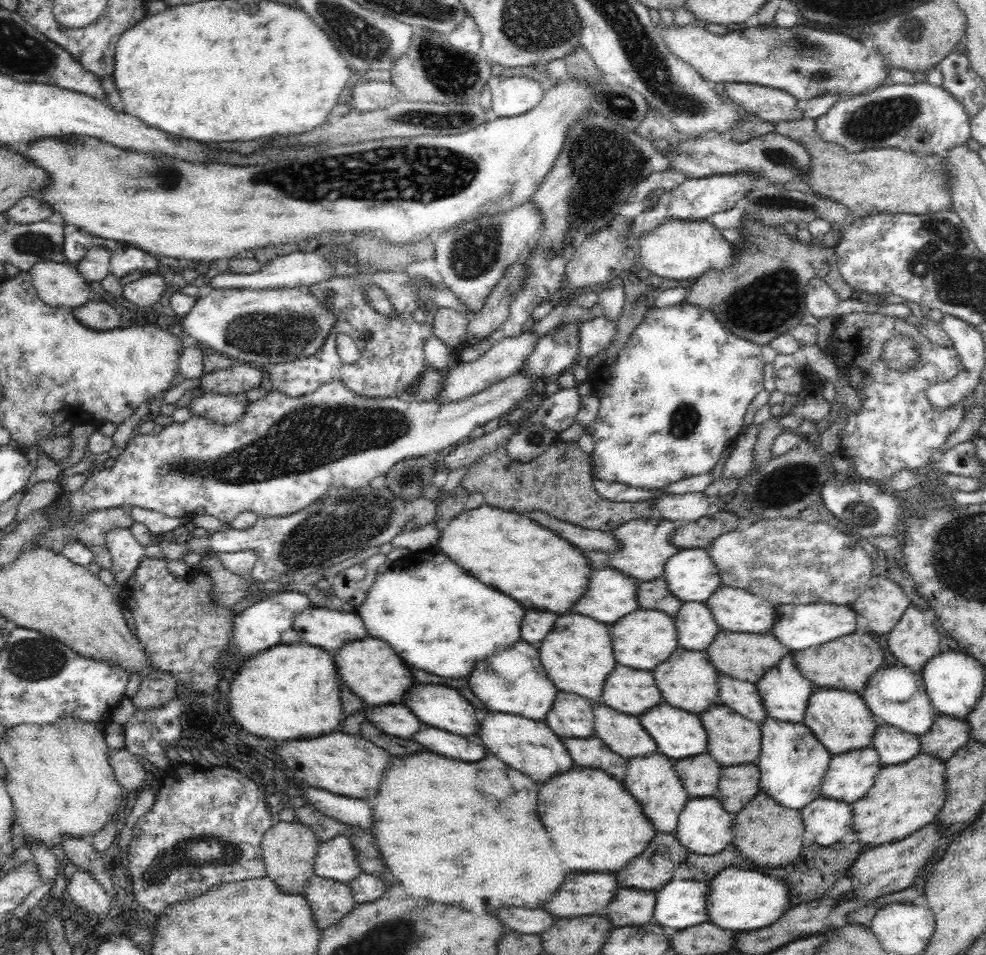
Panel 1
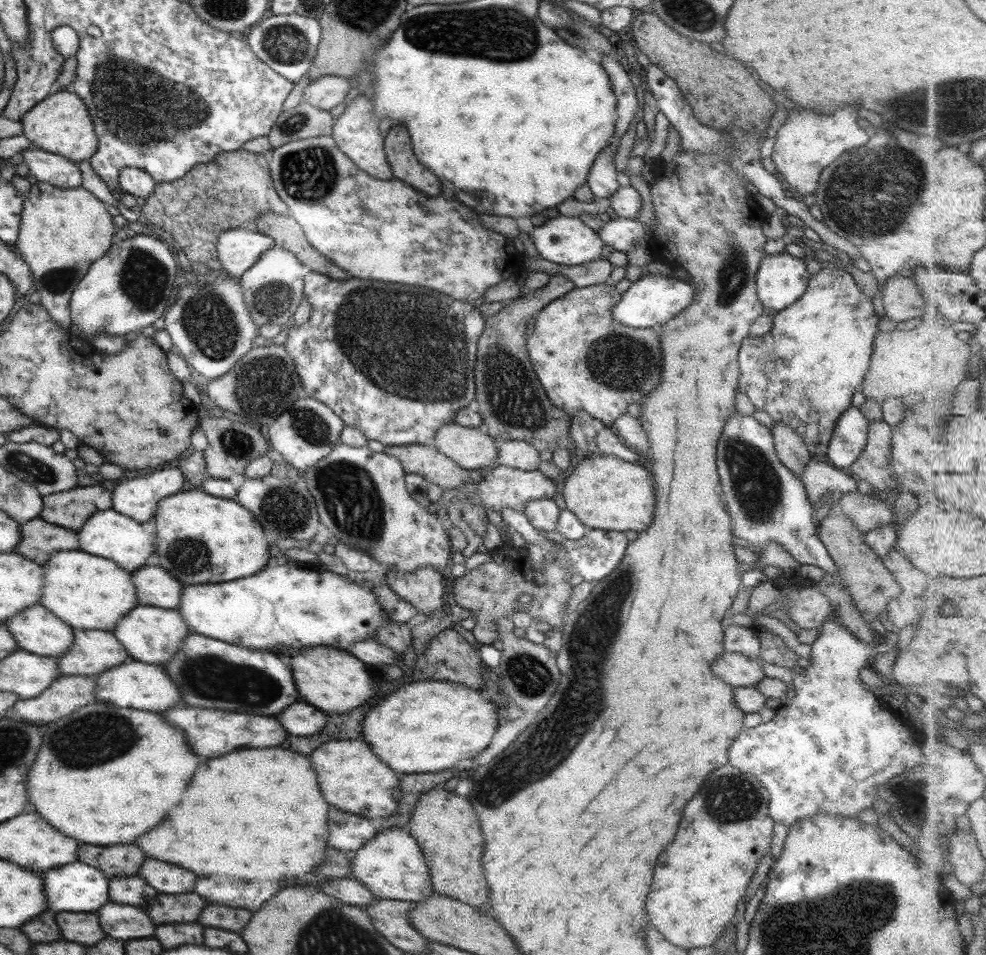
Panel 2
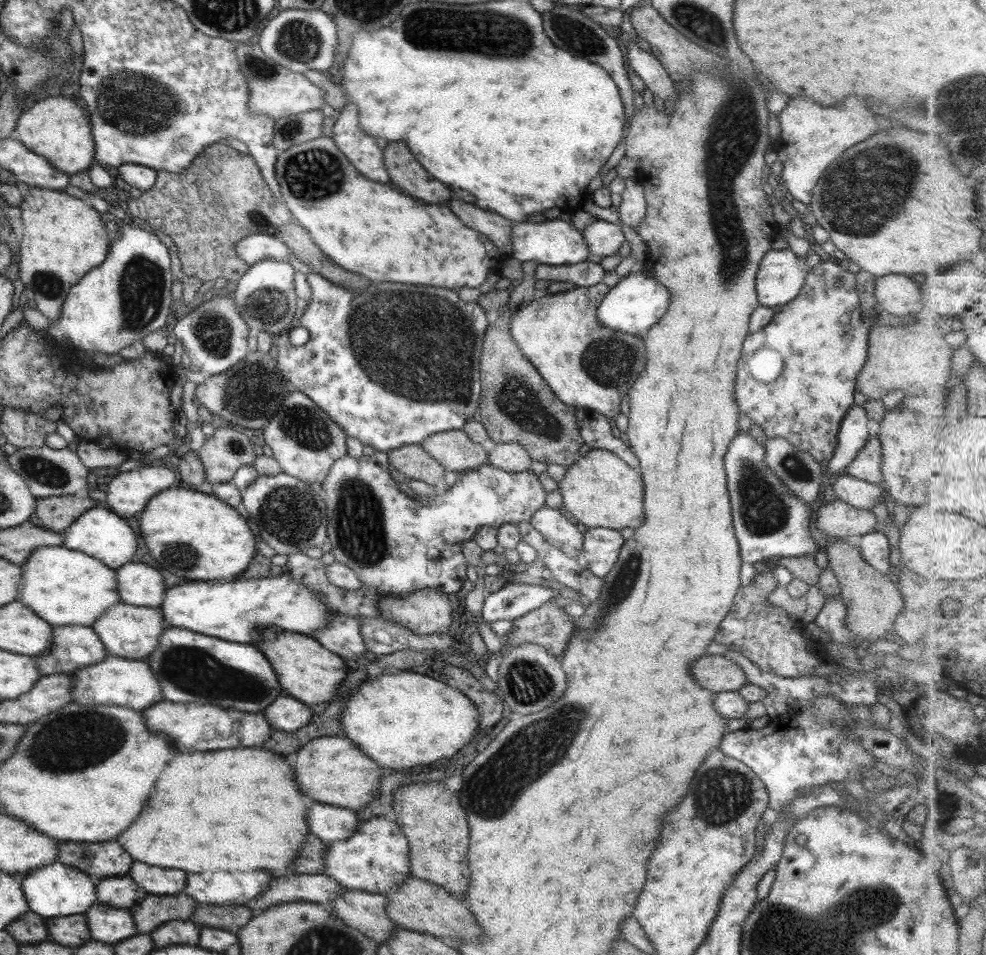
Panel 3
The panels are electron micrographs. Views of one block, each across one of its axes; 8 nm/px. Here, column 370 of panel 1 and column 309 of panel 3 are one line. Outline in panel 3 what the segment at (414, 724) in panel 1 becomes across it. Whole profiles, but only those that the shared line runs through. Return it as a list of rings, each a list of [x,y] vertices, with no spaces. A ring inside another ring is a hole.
[[[279,696],[266,707],[266,712],[263,714],[273,728],[284,730],[284,732],[292,732],[292,730],[300,730],[308,726],[313,717],[312,710],[308,714],[306,704],[298,702],[291,696]]]

